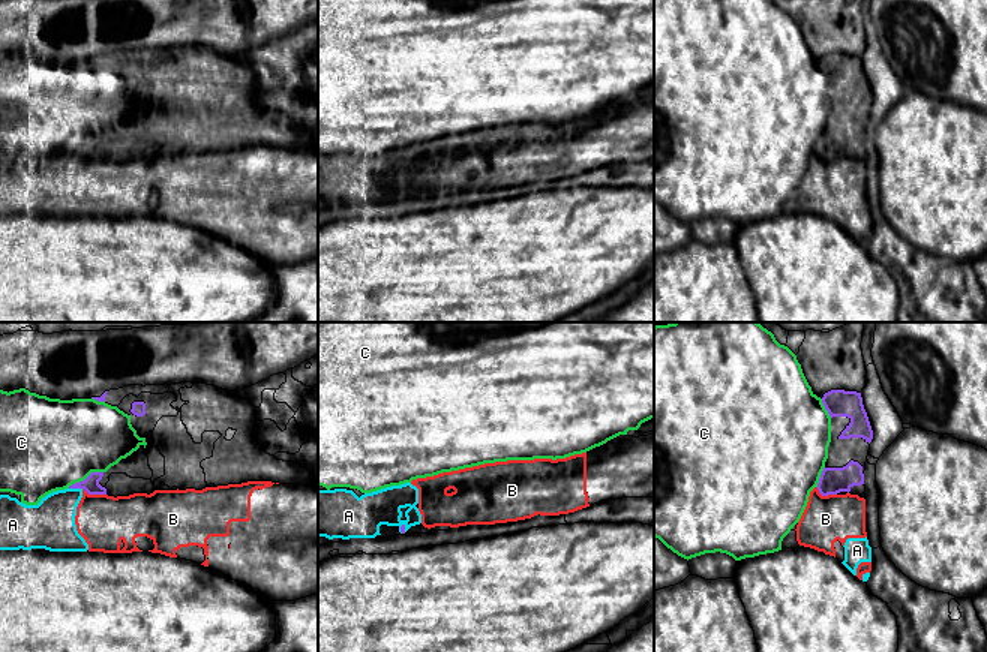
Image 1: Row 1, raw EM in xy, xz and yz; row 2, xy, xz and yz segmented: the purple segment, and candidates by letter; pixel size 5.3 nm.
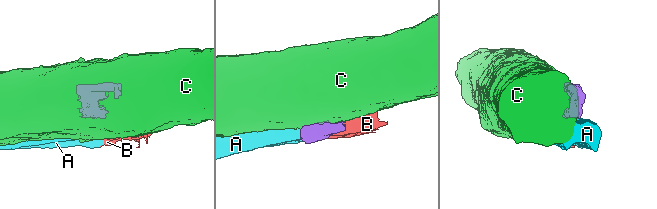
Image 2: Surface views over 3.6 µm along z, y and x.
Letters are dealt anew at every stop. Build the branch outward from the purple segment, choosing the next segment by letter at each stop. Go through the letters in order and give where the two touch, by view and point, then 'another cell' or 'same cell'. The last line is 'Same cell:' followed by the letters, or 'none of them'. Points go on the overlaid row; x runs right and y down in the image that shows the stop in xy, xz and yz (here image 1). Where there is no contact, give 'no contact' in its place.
A: xy (75, 487) | another cell
B: xy (95, 493) | another cell
C: xy (86, 478) | another cell
Same cell: none of them

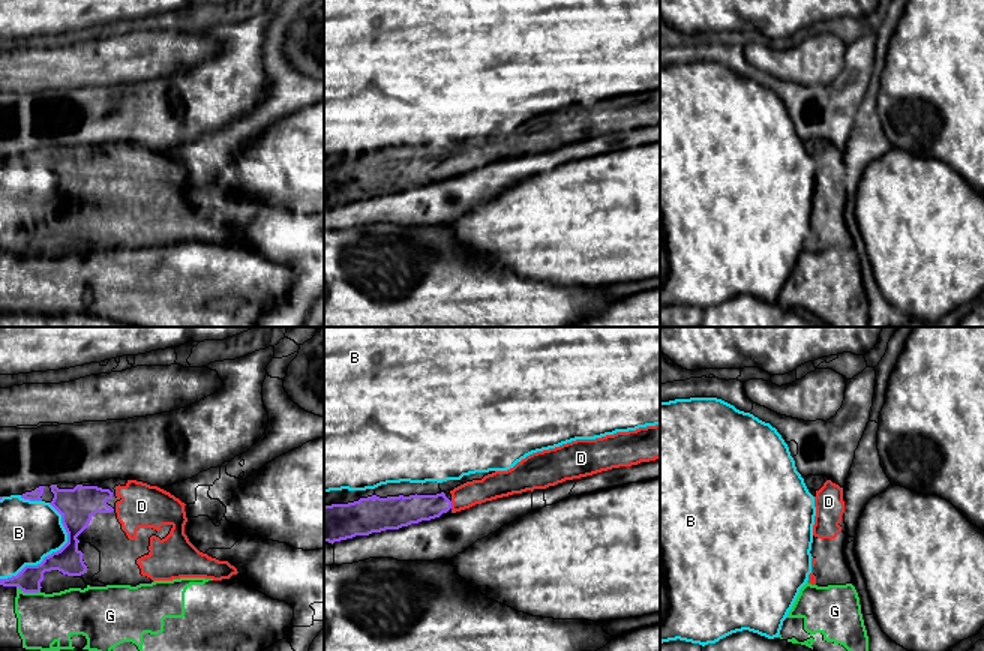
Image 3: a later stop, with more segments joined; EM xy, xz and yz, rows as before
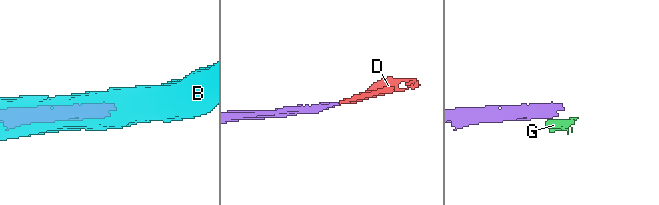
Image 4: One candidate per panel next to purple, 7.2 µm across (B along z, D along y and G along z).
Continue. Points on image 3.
B: xy (53, 552) | another cell
D: xz (450, 504) | same cell
G: xy (29, 591) | another cell
Same cell: D

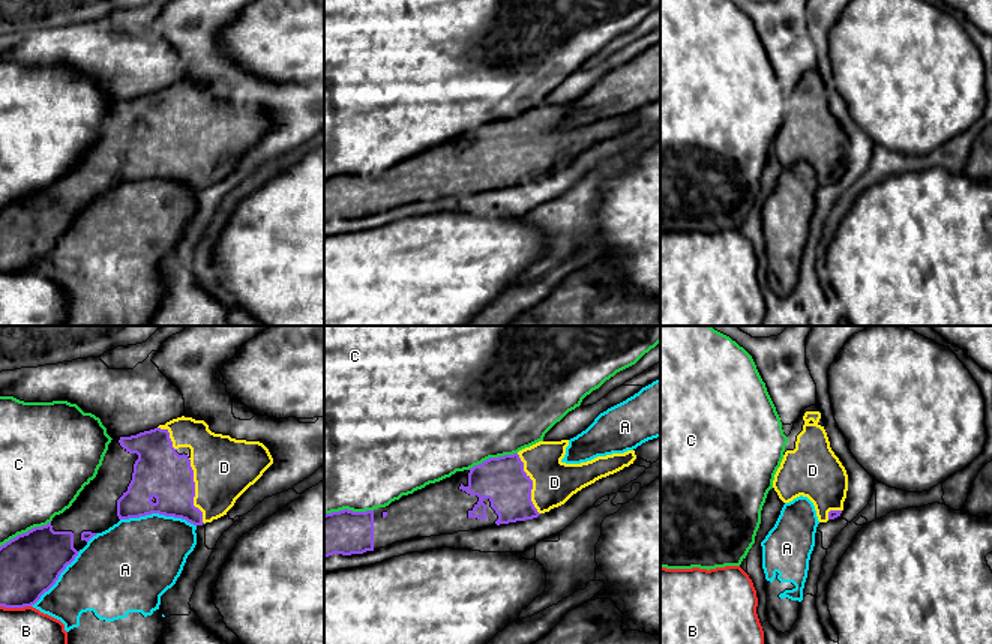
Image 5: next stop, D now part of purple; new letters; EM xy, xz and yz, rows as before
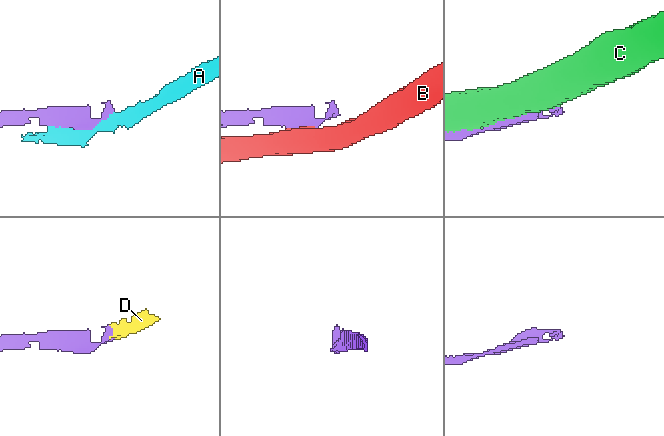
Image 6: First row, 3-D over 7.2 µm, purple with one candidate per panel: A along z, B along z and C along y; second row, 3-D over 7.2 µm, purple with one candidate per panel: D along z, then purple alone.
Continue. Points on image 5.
A: xy (158, 512) | another cell
B: xy (15, 607) | another cell
C: xy (24, 533) | another cell
D: xy (194, 491) | same cell
Same cell: D

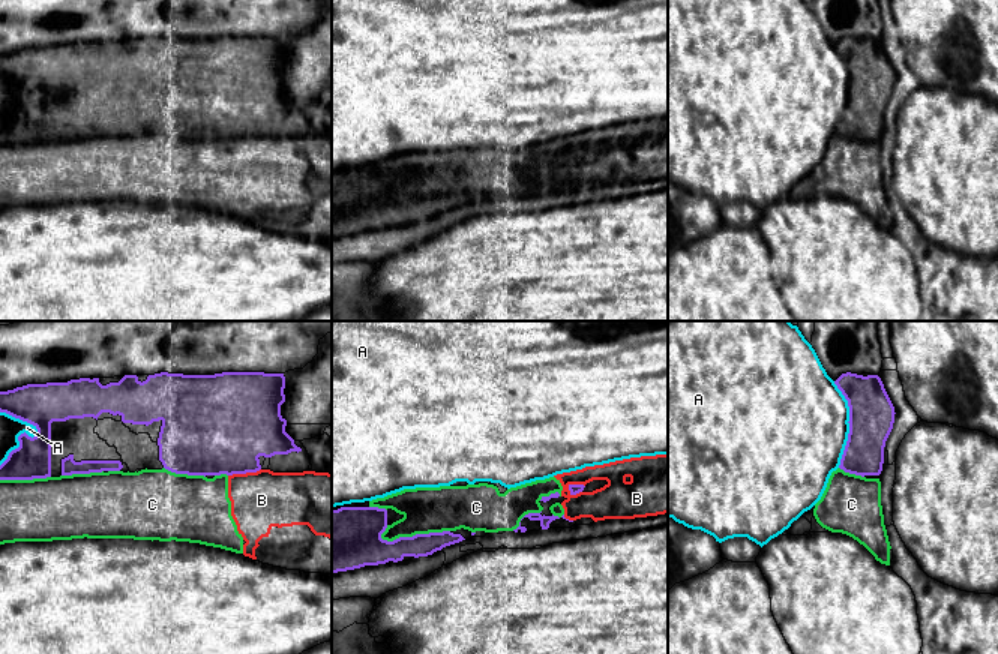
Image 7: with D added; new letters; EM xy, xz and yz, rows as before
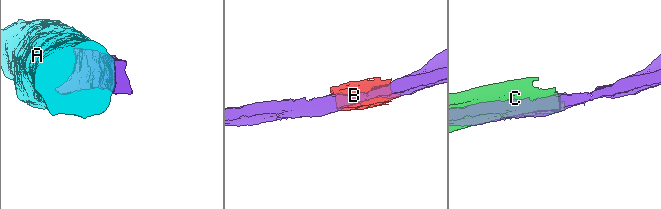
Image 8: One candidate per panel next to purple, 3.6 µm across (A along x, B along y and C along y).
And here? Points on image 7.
A: yz (850, 425) | another cell
B: xy (243, 473) | another cell
C: xz (416, 534) | another cell
Same cell: none of them

